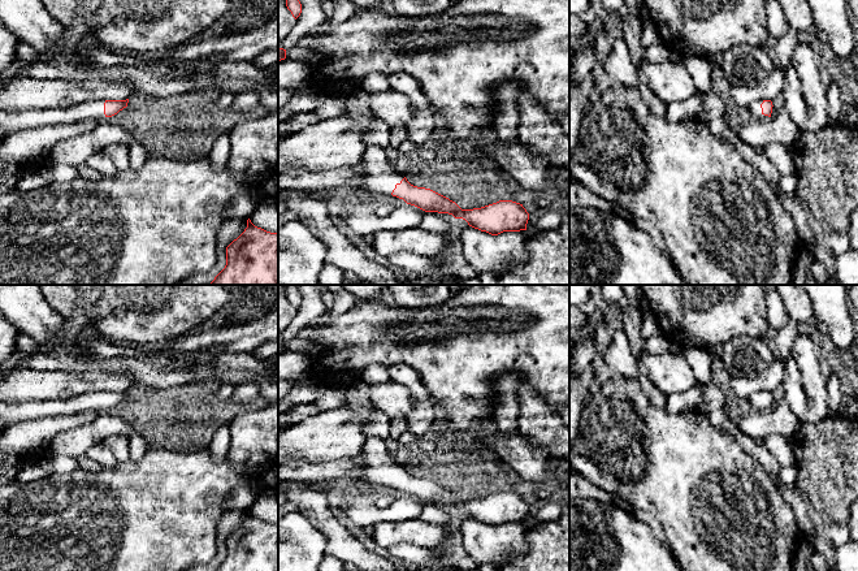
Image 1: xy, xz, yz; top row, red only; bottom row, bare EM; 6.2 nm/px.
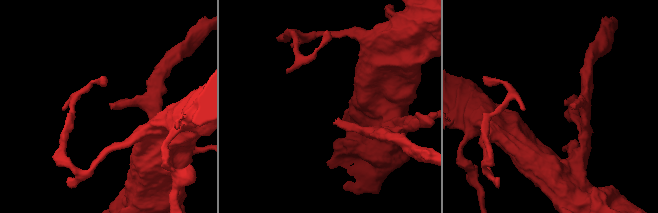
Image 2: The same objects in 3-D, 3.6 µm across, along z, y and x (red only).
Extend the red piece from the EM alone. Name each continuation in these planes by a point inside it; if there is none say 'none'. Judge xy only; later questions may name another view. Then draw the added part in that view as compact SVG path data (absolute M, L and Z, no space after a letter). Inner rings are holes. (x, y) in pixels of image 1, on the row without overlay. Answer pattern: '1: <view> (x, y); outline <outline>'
1: xy (91, 402); outline M105 392L87 393L68 401L0 402L0 421L6 427L18 421L43 418L110 411L110 408L104 406L104 394Z

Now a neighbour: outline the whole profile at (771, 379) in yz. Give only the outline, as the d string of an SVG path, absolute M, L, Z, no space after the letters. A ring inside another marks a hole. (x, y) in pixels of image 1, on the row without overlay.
M776 359L764 371L753 378L732 378L731 388L741 399L748 399L751 394L759 392L780 392L783 388L785 365Z

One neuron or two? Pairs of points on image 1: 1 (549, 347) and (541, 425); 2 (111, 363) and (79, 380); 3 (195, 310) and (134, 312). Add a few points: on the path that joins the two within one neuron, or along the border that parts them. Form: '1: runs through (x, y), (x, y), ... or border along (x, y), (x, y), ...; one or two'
1: border along (518, 383), (529, 385), (555, 411); two
2: border along (65, 371), (111, 371), (126, 375); two
3: runs through (180, 310), (150, 310); one

